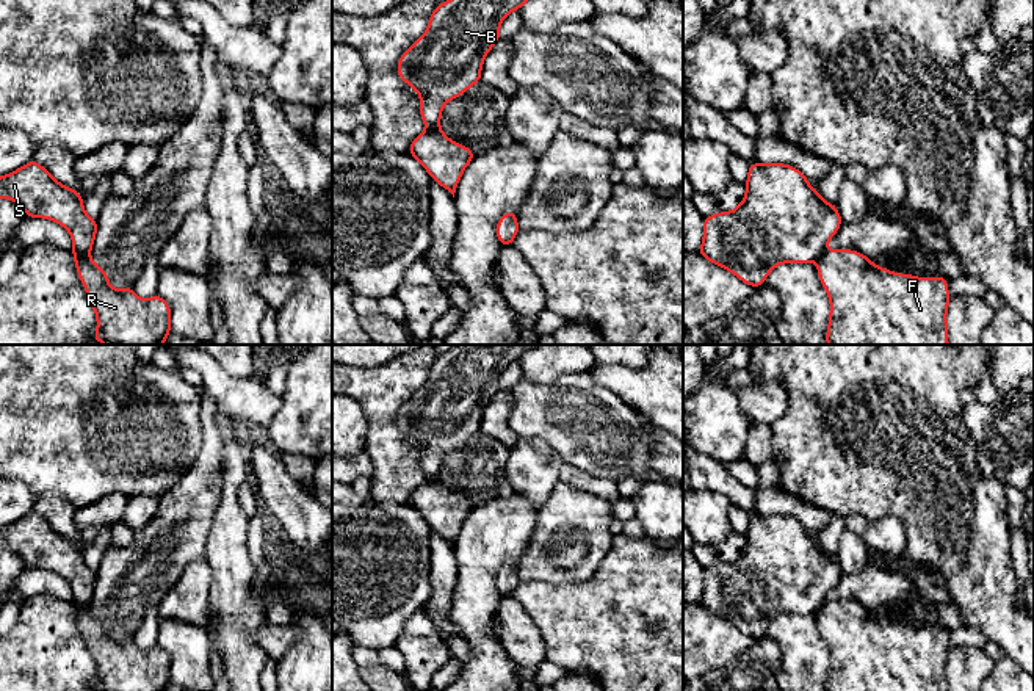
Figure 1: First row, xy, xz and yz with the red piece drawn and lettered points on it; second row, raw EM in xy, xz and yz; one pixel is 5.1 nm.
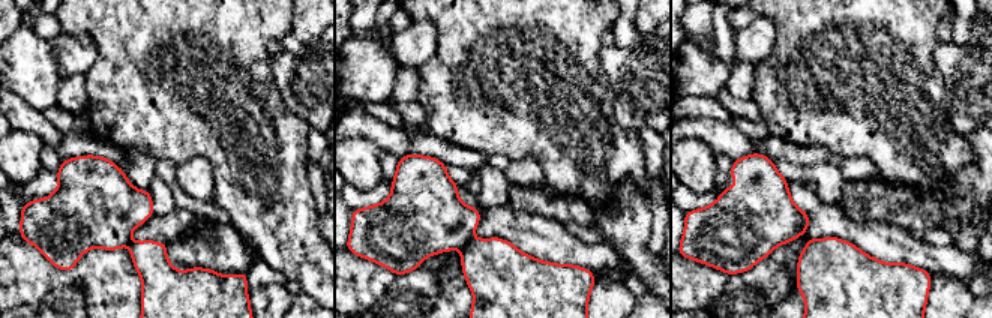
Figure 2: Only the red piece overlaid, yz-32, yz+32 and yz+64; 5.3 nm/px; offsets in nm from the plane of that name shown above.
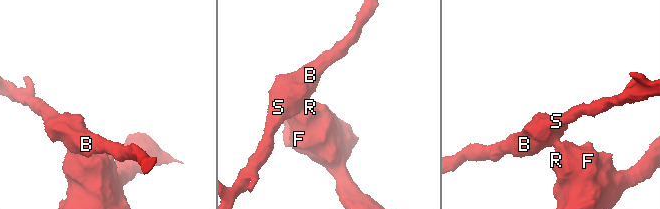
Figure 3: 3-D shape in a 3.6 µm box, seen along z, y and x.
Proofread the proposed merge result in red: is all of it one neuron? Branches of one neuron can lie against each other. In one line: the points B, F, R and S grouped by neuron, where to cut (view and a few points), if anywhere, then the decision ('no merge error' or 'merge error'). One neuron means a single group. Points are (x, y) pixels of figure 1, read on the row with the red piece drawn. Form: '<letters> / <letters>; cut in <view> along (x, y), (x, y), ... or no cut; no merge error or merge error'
B S / F R; cut in xy along (88, 253), (74, 256); merge error

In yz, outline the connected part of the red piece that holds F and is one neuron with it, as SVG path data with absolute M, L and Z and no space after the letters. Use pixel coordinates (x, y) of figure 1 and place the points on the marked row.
M826 249L816 266L830 301L827 345L949 345L948 279L888 271L849 249Z

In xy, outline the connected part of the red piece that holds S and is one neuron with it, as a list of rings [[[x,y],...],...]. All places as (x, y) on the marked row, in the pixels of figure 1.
[[[31,160],[0,177],[0,199],[17,202],[25,216],[45,218],[61,224],[72,237],[72,254],[88,255],[99,222],[86,215],[83,196],[56,182],[38,161]]]

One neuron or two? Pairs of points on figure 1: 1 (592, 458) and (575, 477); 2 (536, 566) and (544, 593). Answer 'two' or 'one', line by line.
1: two
2: two

